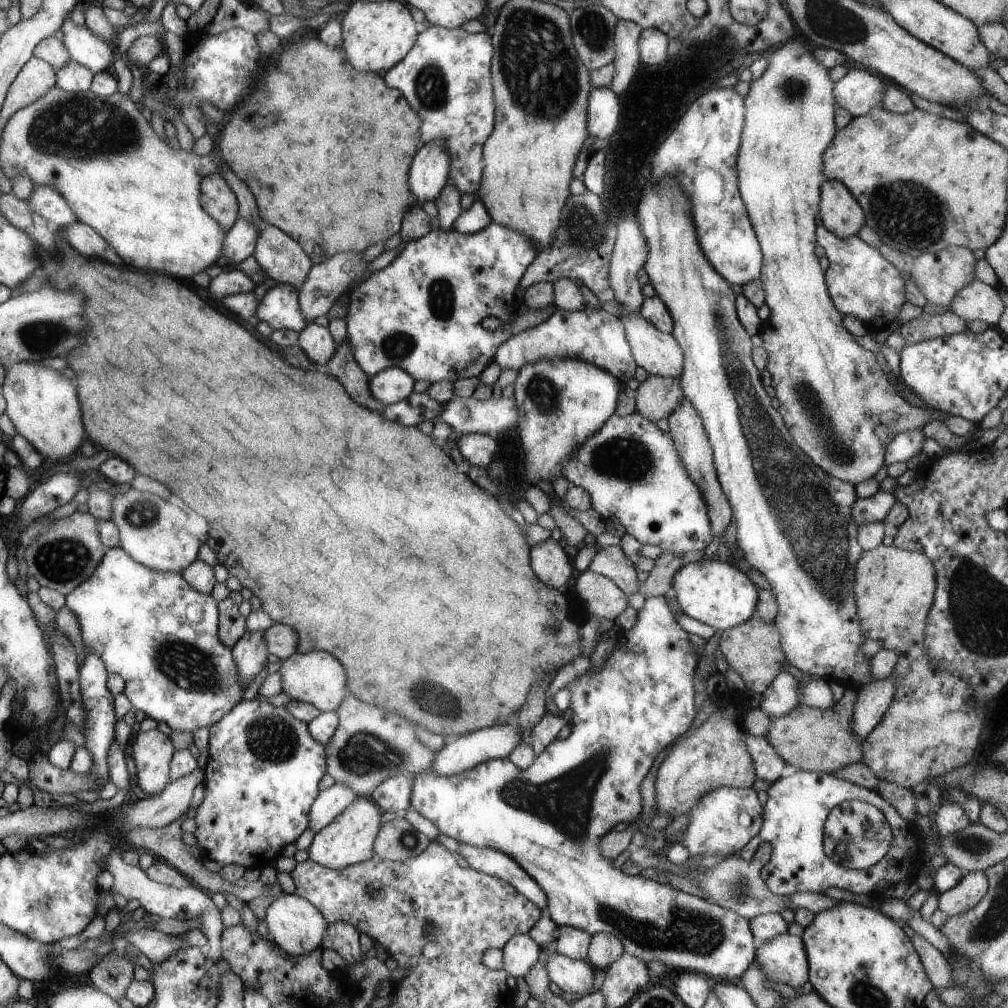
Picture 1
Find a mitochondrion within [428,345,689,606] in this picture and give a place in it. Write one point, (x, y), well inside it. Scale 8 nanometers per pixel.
(634, 459)

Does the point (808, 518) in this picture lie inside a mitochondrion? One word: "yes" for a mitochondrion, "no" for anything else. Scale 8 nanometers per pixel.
yes

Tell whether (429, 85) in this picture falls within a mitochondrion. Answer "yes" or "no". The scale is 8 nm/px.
yes

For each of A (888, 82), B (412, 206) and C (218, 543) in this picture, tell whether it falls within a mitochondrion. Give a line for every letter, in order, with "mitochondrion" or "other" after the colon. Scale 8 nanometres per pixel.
A: other
B: other
C: other

